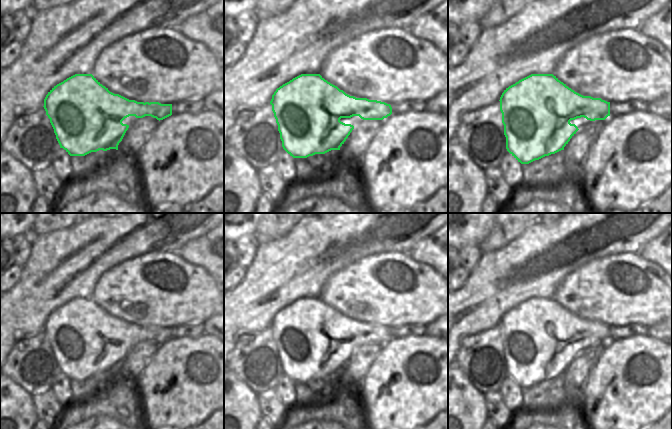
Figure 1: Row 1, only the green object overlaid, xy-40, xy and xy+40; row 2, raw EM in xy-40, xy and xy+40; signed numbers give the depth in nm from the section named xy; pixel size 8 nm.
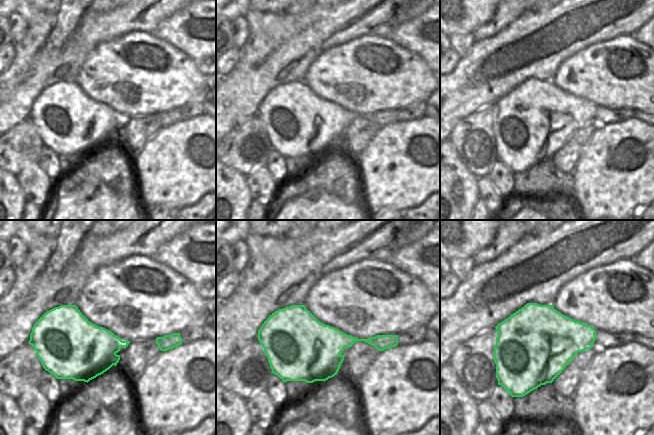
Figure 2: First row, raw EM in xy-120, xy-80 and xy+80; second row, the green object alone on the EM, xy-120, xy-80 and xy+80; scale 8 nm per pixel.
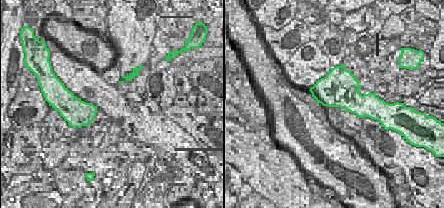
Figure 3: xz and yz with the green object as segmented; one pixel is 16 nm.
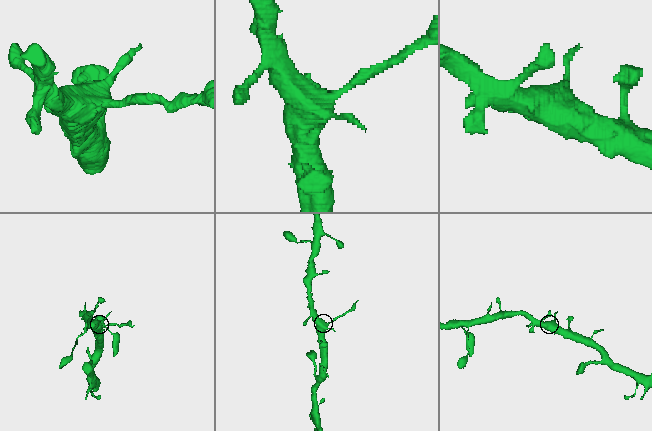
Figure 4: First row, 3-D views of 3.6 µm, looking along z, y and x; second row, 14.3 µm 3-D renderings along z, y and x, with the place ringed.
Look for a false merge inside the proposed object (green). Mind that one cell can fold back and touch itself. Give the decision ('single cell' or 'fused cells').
fused cells

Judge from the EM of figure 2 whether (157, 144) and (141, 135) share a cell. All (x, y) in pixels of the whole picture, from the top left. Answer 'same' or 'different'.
different

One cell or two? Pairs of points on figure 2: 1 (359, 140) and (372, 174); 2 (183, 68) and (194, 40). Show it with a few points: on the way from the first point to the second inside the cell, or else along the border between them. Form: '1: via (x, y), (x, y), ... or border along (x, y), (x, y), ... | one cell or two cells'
1: border along (377, 130), (368, 144), (352, 161) | two cells
2: border along (167, 43), (183, 52), (202, 74) | two cells

